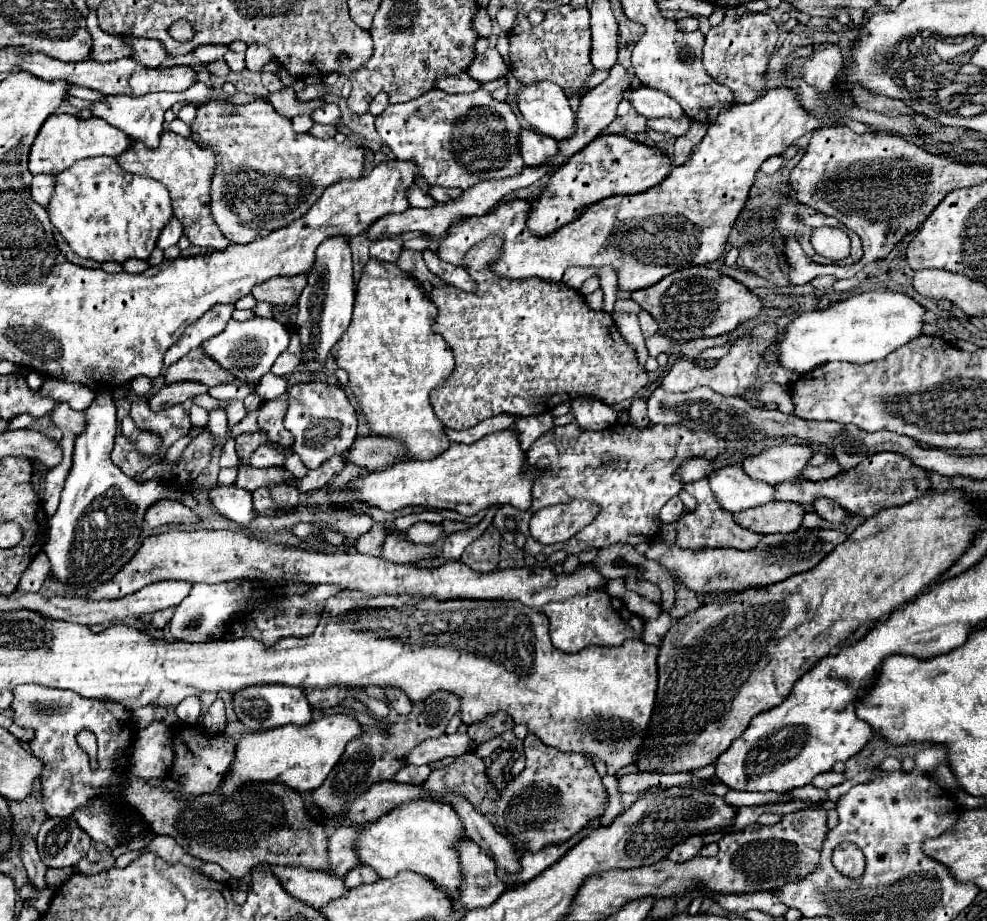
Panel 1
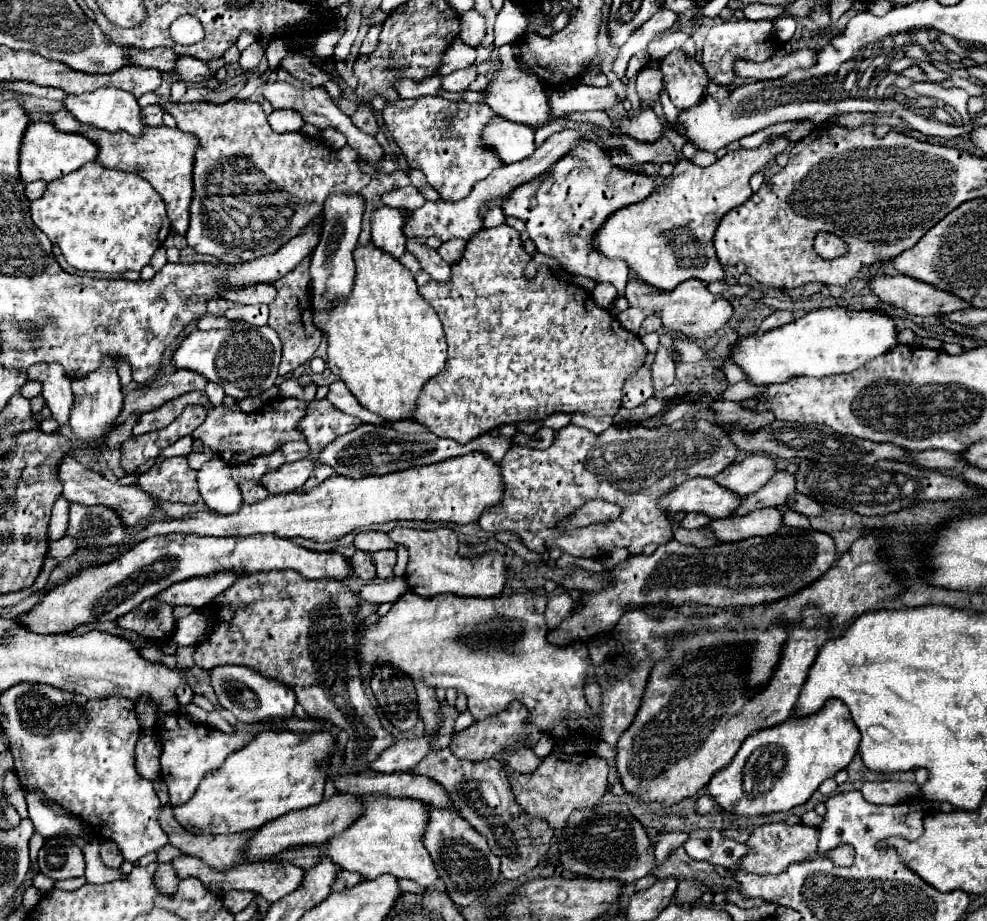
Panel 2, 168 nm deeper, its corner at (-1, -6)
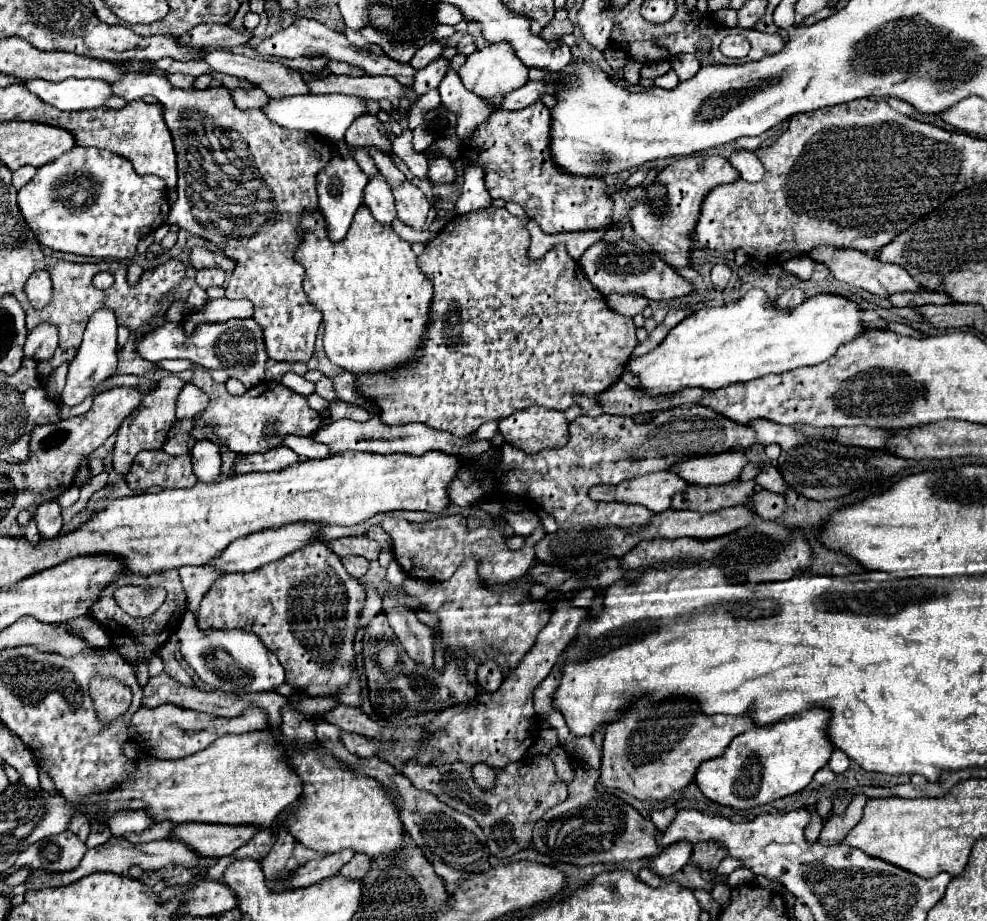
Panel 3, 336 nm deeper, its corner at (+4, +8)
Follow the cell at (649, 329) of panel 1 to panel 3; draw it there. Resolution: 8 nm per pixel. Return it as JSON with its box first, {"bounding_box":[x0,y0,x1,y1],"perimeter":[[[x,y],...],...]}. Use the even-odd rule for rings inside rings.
{"bounding_box":[607,295,649,317],"perimeter":[[[607,295],[607,305],[611,305],[613,311],[633,317],[641,313],[649,305],[649,301],[639,295]]]}

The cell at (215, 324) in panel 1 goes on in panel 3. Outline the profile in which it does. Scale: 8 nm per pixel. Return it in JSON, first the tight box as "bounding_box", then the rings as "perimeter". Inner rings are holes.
{"bounding_box":[197,269,225,289],"perimeter":[[[201,269],[197,271],[197,285],[201,285],[203,289],[211,287],[211,285],[223,285],[225,283],[225,273],[221,269]]]}

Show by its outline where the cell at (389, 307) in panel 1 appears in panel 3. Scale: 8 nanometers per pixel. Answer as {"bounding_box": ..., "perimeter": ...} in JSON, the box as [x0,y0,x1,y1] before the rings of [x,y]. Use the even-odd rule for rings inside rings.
{"bounding_box":[295,205,433,373],"perimeter":[[[361,205],[345,239],[331,243],[319,209],[307,211],[297,225],[303,239],[295,261],[303,265],[303,289],[323,313],[323,347],[331,363],[345,371],[377,373],[405,365],[419,353],[427,329],[427,309],[433,285],[417,267],[417,255],[391,225],[375,221]]]}

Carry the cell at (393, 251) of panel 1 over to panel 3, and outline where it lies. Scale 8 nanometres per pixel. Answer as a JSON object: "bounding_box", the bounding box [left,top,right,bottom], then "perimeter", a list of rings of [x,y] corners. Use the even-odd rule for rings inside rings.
{"bounding_box":[365,175,397,225],"perimeter":[[[383,175],[371,177],[365,185],[365,205],[371,209],[373,217],[383,225],[391,225],[391,221],[397,217],[393,193]]]}

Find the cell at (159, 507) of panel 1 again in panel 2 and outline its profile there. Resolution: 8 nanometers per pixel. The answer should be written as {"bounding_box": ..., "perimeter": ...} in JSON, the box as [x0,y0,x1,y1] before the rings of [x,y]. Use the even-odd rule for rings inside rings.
{"bounding_box":[58,457,158,525],"perimeter":[[[64,457],[58,463],[58,479],[64,487],[62,497],[68,499],[70,503],[84,503],[84,505],[96,505],[96,503],[104,503],[114,507],[116,511],[120,511],[120,517],[124,519],[126,525],[140,525],[142,521],[150,521],[152,513],[158,509],[156,501],[146,495],[138,485],[118,485],[118,483],[110,483],[108,479],[104,479],[100,473],[92,471],[90,467],[78,463],[74,457]]]}

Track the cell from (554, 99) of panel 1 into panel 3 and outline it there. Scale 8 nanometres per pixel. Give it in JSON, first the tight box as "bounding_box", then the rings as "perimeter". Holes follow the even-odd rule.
{"bounding_box":[457,43,529,99],"perimeter":[[[505,43],[499,45],[491,45],[491,47],[483,47],[473,51],[471,55],[467,55],[463,67],[457,71],[465,89],[469,89],[471,93],[485,97],[485,99],[495,99],[495,97],[503,97],[519,87],[523,87],[527,83],[527,75],[529,69],[511,53],[511,47]]]}

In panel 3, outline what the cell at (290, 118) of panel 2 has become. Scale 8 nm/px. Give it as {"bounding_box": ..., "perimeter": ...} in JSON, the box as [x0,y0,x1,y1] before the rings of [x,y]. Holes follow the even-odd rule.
{"bounding_box":[231,89,269,109],"perimeter":[[[233,89],[231,97],[239,109],[251,109],[251,107],[263,107],[265,101],[269,101],[267,93],[263,89]]]}

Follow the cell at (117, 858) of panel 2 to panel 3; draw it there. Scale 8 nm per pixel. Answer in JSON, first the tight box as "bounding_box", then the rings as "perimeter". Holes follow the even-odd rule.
{"bounding_box":[27,837,215,891],"perimeter":[[[111,837],[105,845],[101,847],[95,847],[95,849],[89,849],[85,853],[85,857],[81,859],[81,863],[73,869],[73,871],[67,871],[63,875],[53,875],[53,877],[37,877],[33,881],[27,881],[27,891],[29,889],[47,889],[47,887],[63,887],[63,885],[69,885],[69,883],[75,883],[91,873],[127,873],[133,865],[139,865],[143,871],[153,871],[153,869],[163,869],[167,865],[207,865],[211,867],[211,863],[215,861],[203,861],[203,857],[195,857],[195,853],[187,853],[187,849],[183,849],[183,845],[179,845],[179,841],[167,841],[167,839],[161,839],[161,841],[153,841],[153,843],[143,843],[143,845],[133,845],[125,839],[119,839],[119,837]]]}

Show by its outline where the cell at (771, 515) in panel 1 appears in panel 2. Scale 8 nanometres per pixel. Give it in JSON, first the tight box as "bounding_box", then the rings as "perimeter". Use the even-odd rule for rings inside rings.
{"bounding_box":[710,507,782,543],"perimeter":[[[776,507],[752,511],[742,517],[728,517],[728,519],[718,519],[712,521],[710,527],[714,529],[714,535],[720,543],[730,543],[730,541],[742,541],[754,535],[772,535],[782,527],[782,511]]]}

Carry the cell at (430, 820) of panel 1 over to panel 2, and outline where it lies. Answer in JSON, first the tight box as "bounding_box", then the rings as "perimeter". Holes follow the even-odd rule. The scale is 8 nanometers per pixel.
{"bounding_box":[328,795,440,887],"perimeter":[[[386,795],[362,797],[362,801],[364,815],[348,831],[328,841],[328,857],[332,857],[342,869],[360,873],[364,879],[376,879],[384,873],[392,873],[398,879],[414,879],[422,887],[436,885],[440,877],[430,853],[422,843],[430,821],[428,807],[414,799],[394,799]]]}

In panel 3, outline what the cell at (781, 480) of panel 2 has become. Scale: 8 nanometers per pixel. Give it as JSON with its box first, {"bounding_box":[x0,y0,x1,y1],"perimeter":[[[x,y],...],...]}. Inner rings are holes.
{"bounding_box":[671,481,755,513],"perimeter":[[[741,481],[739,485],[717,485],[717,487],[697,487],[691,485],[691,489],[677,491],[671,499],[671,509],[675,511],[701,511],[701,513],[713,513],[727,507],[741,505],[747,501],[747,493],[755,489],[755,481]]]}

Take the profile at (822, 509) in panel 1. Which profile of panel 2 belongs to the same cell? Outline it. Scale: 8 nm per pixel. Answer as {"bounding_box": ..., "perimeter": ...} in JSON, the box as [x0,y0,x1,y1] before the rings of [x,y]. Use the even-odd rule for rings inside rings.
{"bounding_box":[788,493,822,517],"perimeter":[[[796,493],[792,499],[790,499],[790,503],[788,503],[794,511],[798,511],[798,513],[802,513],[802,515],[806,515],[806,517],[818,517],[818,515],[822,515],[822,505],[816,501],[816,499],[812,499],[812,497],[808,497],[808,495],[802,495],[802,493]]]}

